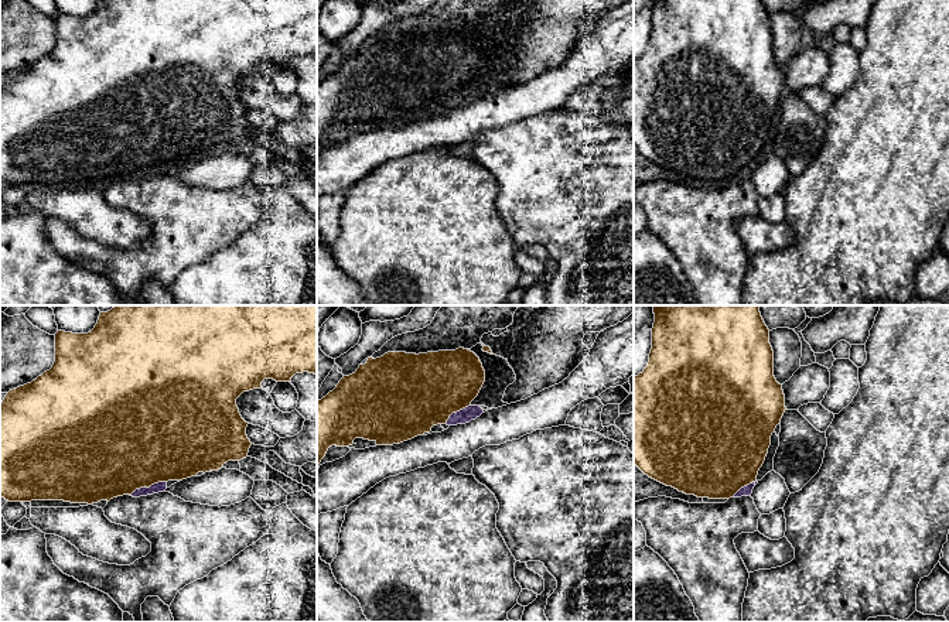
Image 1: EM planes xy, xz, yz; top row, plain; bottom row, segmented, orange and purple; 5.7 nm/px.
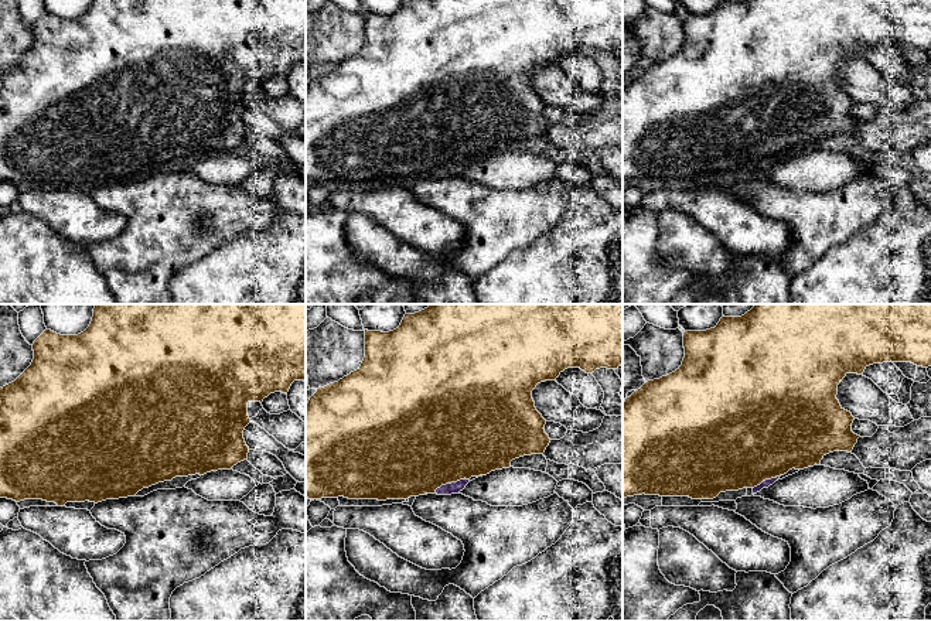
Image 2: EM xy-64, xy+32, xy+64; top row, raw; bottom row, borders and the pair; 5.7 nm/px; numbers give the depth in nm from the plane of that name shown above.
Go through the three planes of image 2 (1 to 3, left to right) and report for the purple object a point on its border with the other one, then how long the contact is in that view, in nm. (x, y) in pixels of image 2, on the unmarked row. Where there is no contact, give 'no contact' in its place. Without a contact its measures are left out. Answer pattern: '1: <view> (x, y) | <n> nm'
1: no contact
2: xy+32 (450, 166) | 220 nm
3: xy+64 (763, 163) | 140 nm

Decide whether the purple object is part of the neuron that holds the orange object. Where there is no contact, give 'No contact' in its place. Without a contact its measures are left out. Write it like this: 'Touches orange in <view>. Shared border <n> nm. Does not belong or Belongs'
Touches orange in xy. Shared border 220 nm. Belongs

